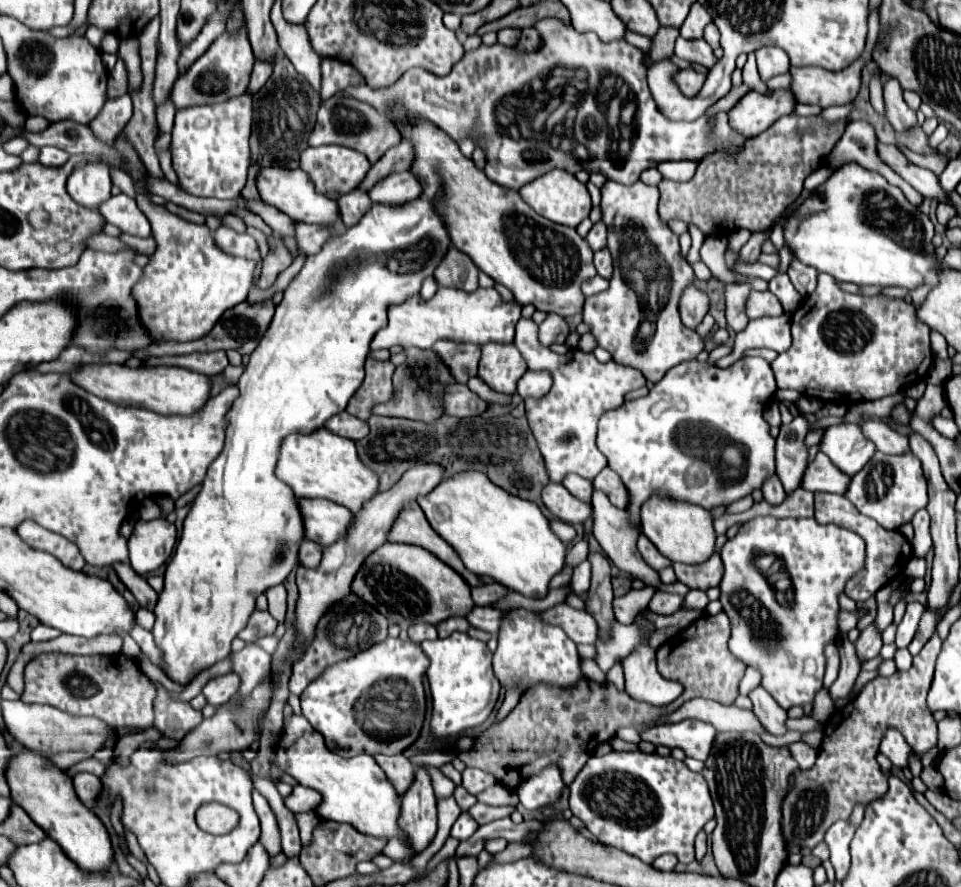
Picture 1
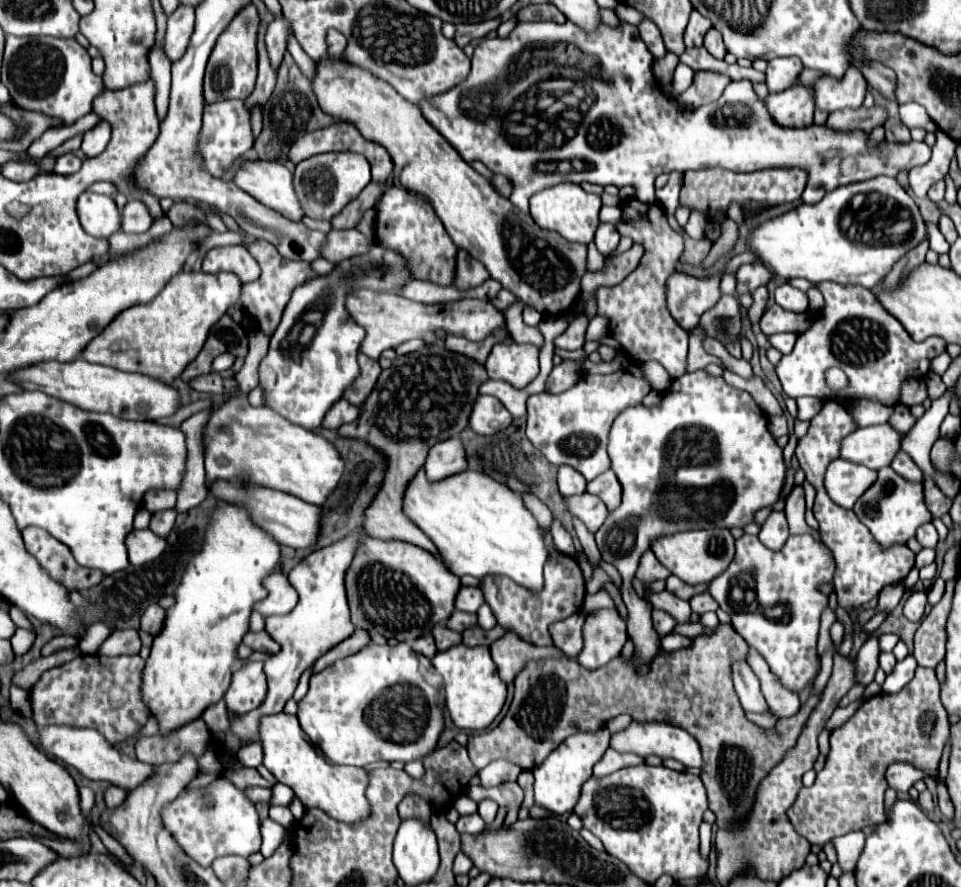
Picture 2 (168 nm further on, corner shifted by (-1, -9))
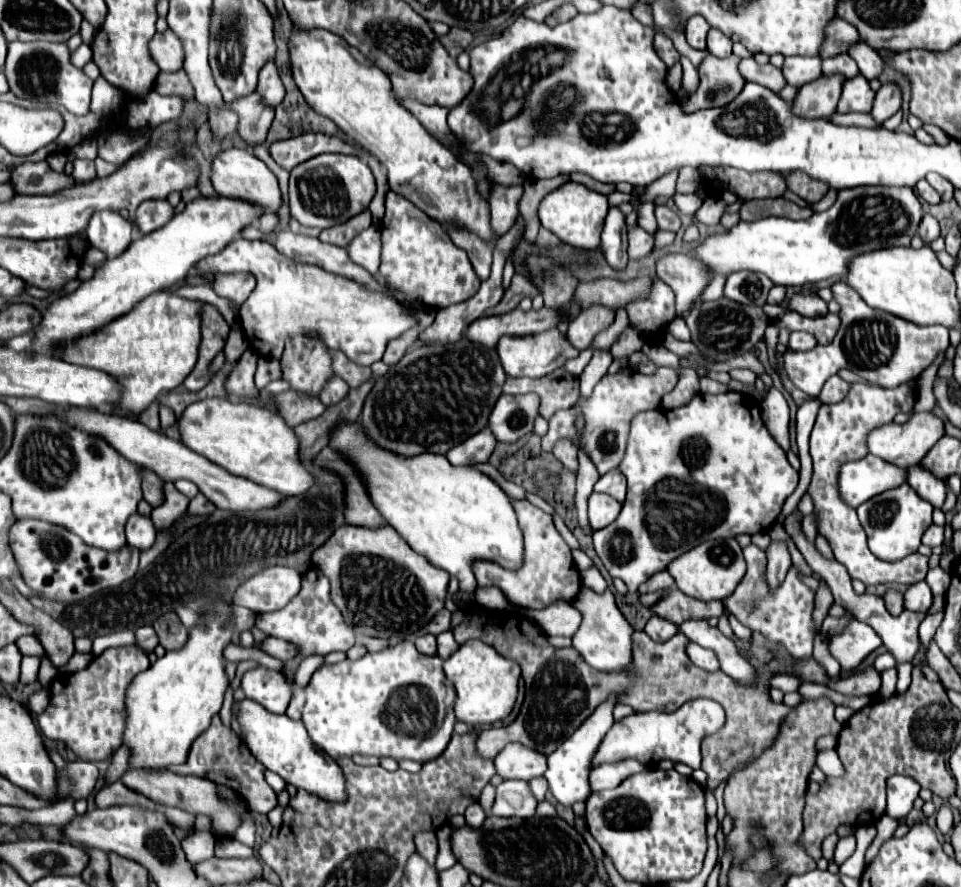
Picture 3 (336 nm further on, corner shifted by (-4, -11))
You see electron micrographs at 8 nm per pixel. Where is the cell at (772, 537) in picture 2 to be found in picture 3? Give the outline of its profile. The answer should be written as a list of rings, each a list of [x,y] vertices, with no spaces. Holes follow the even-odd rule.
[[[772,540],[768,550],[768,582],[770,586],[778,586],[778,582],[782,582],[782,578],[786,576],[786,570],[790,568],[792,560],[790,560],[790,552],[788,552],[788,544],[784,540]]]

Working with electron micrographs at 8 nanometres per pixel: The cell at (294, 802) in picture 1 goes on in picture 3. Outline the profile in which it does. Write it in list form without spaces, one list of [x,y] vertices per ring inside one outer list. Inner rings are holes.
[[[214,716],[210,730],[202,732],[190,746],[188,758],[184,764],[178,766],[170,766],[172,772],[178,774],[194,774],[194,776],[204,776],[216,784],[228,786],[232,788],[236,794],[240,794],[248,804],[252,812],[260,812],[260,814],[268,814],[274,806],[278,806],[278,798],[276,792],[266,784],[264,780],[264,766],[250,754],[248,746],[232,732],[232,728],[222,726],[220,718]]]

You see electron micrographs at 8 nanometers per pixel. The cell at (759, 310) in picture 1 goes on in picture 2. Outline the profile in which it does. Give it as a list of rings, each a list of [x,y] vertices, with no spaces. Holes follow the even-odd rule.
[[[773,304],[765,310],[761,316],[761,330],[765,334],[777,334],[777,332],[805,332],[811,328],[811,314],[799,314],[791,310],[783,310],[781,306]]]

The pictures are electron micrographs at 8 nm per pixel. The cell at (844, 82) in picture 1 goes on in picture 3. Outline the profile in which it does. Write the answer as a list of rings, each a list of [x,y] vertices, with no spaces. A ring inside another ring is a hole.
[[[862,74],[848,78],[842,86],[842,96],[838,102],[838,112],[868,112],[874,100],[874,92],[868,86],[868,80]]]

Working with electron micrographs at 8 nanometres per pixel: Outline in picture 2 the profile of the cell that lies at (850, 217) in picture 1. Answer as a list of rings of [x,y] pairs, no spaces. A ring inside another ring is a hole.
[[[877,176],[873,180],[847,184],[843,188],[837,188],[829,192],[819,204],[799,204],[797,208],[769,218],[757,228],[753,228],[747,236],[749,250],[759,258],[761,264],[771,268],[777,276],[785,280],[793,278],[807,278],[813,284],[823,280],[833,280],[839,284],[861,284],[865,288],[877,286],[883,276],[889,274],[893,264],[907,254],[911,248],[915,248],[925,238],[925,222],[921,218],[921,212],[913,198],[901,188],[901,184],[895,178],[889,176]]]

